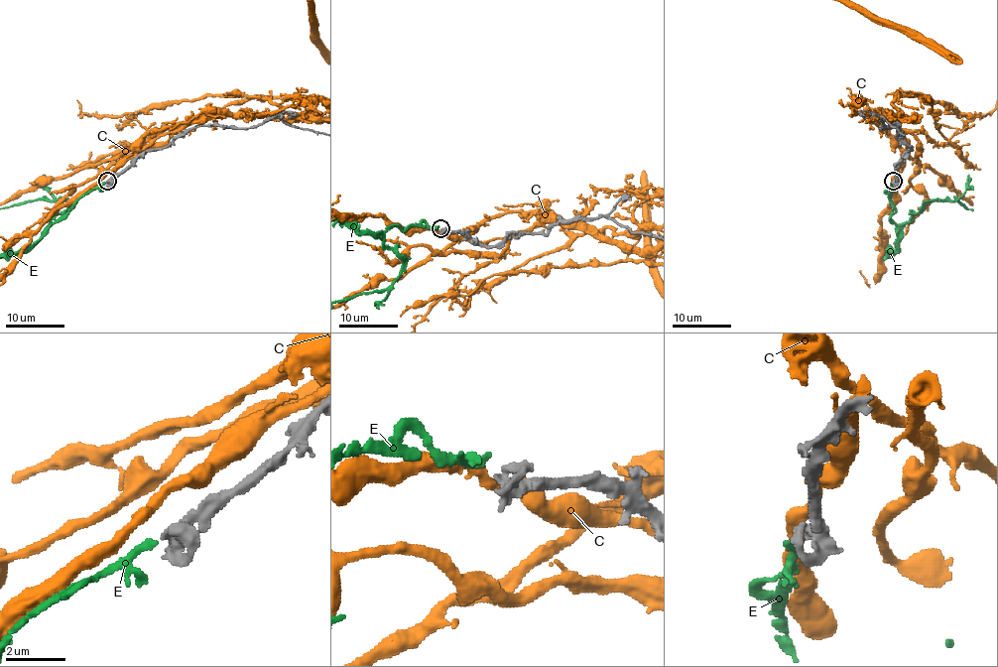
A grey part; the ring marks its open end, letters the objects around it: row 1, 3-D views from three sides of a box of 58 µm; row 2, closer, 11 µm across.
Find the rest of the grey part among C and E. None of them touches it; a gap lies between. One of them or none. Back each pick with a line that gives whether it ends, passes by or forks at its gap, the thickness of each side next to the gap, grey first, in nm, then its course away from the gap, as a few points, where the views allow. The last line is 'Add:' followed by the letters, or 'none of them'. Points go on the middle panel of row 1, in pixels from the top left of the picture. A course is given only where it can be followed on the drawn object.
E: It ends there. Thickness 360 nm (grey) against 240 nm
Add: E

